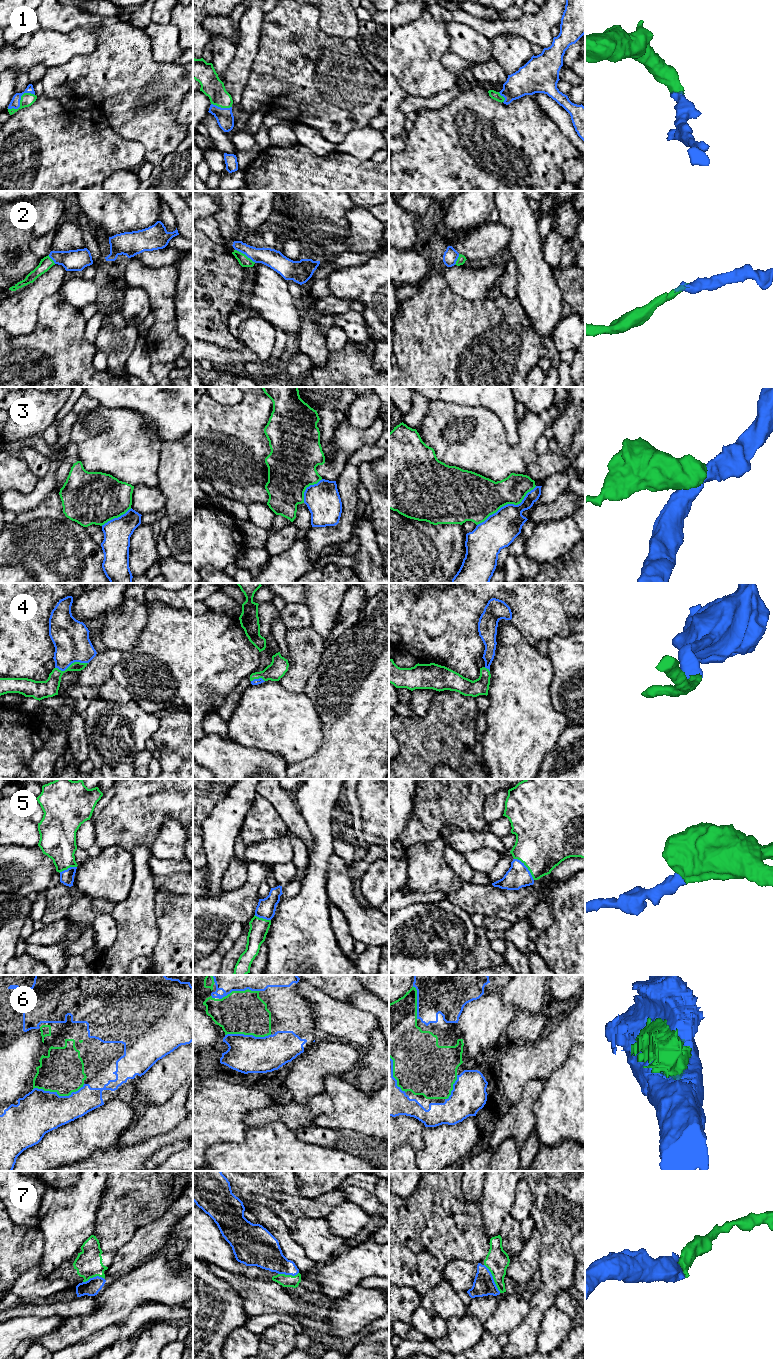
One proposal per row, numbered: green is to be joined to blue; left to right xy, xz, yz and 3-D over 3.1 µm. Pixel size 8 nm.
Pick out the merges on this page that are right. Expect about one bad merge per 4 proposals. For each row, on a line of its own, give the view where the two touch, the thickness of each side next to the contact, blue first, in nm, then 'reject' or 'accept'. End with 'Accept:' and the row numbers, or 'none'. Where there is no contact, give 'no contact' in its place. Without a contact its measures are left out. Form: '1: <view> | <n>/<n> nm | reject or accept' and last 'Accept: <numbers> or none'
1: xy | 80/110 nm | accept
2: xz | 150/90 nm | accept
3: yz | 280/360 nm | reject
4: xy | 300/130 nm | accept
5: yz | 190/440 nm | accept
6: xy | 360/340 nm | accept
7: yz | 170/190 nm | accept
Accept: 1, 2, 4, 5, 6, 7

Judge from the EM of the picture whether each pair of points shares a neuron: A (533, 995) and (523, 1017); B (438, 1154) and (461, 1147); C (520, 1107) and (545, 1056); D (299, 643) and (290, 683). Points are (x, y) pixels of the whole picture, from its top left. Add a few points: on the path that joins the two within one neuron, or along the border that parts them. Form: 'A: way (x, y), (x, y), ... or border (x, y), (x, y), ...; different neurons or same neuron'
A: border (517, 1009), (527, 1011), (530, 1014), (541, 1011); different neurons
B: way (444, 1148), (455, 1147); same neuron
C: border (543, 1081), (531, 1079), (525, 1085), (519, 1099); different neurons
D: way (299, 653), (299, 673); same neuron

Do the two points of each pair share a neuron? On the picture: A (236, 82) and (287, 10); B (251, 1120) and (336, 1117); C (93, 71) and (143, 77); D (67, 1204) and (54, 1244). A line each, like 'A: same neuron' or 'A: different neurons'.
A: different neurons
B: different neurons
C: same neuron
D: same neuron

